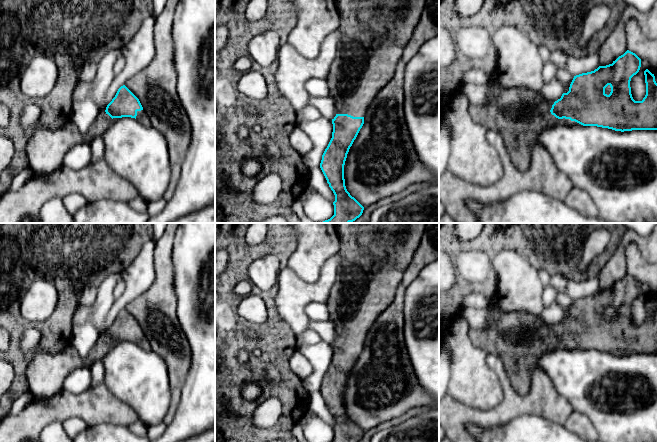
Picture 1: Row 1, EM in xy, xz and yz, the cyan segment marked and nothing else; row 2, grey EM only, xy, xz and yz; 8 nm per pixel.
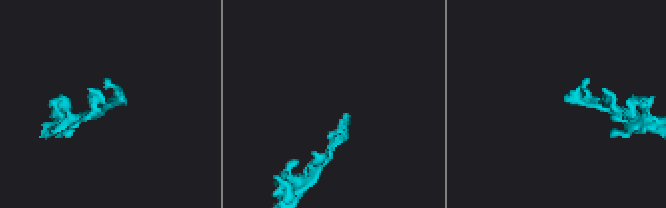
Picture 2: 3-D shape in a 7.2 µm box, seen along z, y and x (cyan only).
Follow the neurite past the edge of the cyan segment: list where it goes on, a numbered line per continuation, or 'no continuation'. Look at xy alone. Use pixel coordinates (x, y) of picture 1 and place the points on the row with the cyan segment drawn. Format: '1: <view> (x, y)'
1: xy (141, 115)

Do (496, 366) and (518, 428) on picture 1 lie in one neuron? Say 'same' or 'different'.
different

